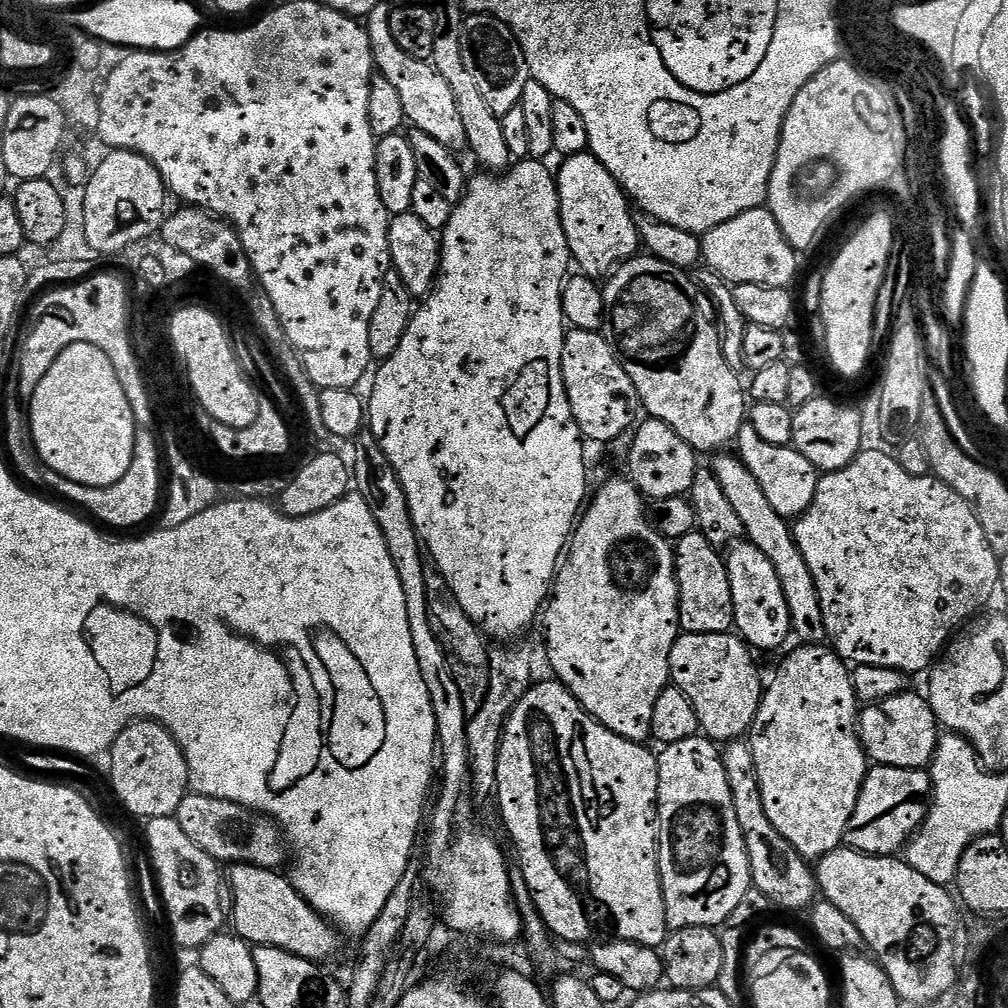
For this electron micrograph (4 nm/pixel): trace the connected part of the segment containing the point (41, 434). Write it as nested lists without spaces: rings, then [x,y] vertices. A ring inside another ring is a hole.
[[[75,344],[66,350],[50,366],[46,378],[31,389],[32,420],[30,416],[30,440],[34,452],[42,461],[48,472],[56,472],[61,480],[81,484],[83,488],[105,488],[126,470],[134,458],[134,446],[138,431],[138,419],[132,412],[131,402],[127,400],[126,391],[119,382],[111,358],[93,344]]]

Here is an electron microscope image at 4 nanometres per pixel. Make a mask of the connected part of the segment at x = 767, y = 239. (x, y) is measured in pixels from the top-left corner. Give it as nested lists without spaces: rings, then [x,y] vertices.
[[[767,207],[746,210],[722,226],[703,233],[702,260],[713,272],[717,272],[729,285],[754,282],[758,286],[788,288],[796,276],[798,253],[782,234],[774,214]]]

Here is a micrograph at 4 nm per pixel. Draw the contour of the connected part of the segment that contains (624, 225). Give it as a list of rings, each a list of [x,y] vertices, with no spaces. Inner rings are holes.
[[[580,152],[577,156],[567,157],[561,164],[564,165],[561,166],[560,172],[555,173],[556,189],[560,203],[562,230],[566,230],[566,242],[572,251],[575,267],[586,276],[607,277],[617,265],[632,259],[641,251],[642,245],[636,229],[633,205],[624,193],[623,186],[614,178],[614,174],[610,174],[610,170],[606,170],[606,166],[602,166],[602,162],[598,162],[598,158],[591,152]]]

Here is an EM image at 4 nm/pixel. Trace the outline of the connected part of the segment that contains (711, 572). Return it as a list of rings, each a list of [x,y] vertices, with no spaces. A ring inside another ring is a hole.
[[[700,531],[675,541],[676,581],[680,591],[680,627],[694,634],[718,634],[733,627],[728,566],[721,549],[710,546]]]

